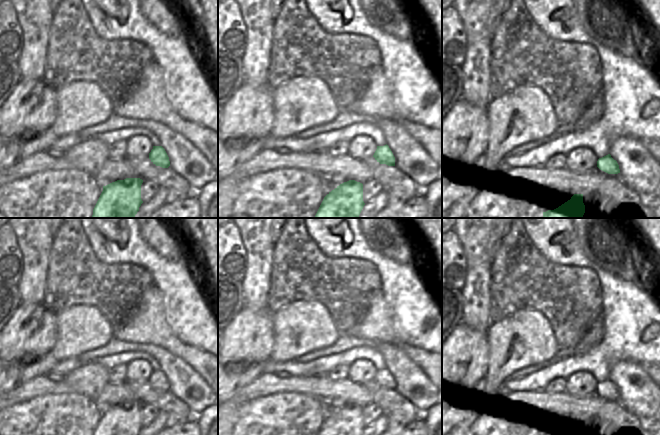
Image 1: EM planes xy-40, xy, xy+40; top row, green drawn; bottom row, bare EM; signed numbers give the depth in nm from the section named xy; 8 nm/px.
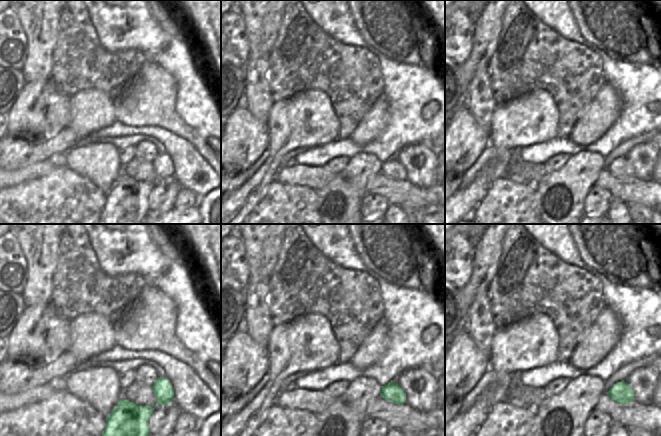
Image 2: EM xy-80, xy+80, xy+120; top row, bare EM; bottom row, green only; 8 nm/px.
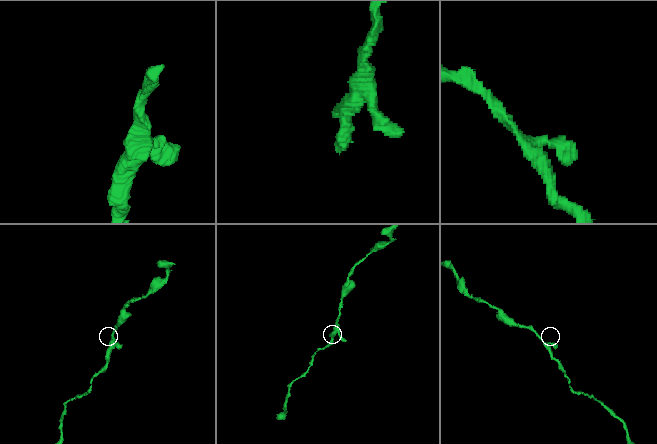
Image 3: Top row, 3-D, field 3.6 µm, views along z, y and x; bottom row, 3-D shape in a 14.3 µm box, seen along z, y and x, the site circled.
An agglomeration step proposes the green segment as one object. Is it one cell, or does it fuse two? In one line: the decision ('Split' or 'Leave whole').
Leave whole

